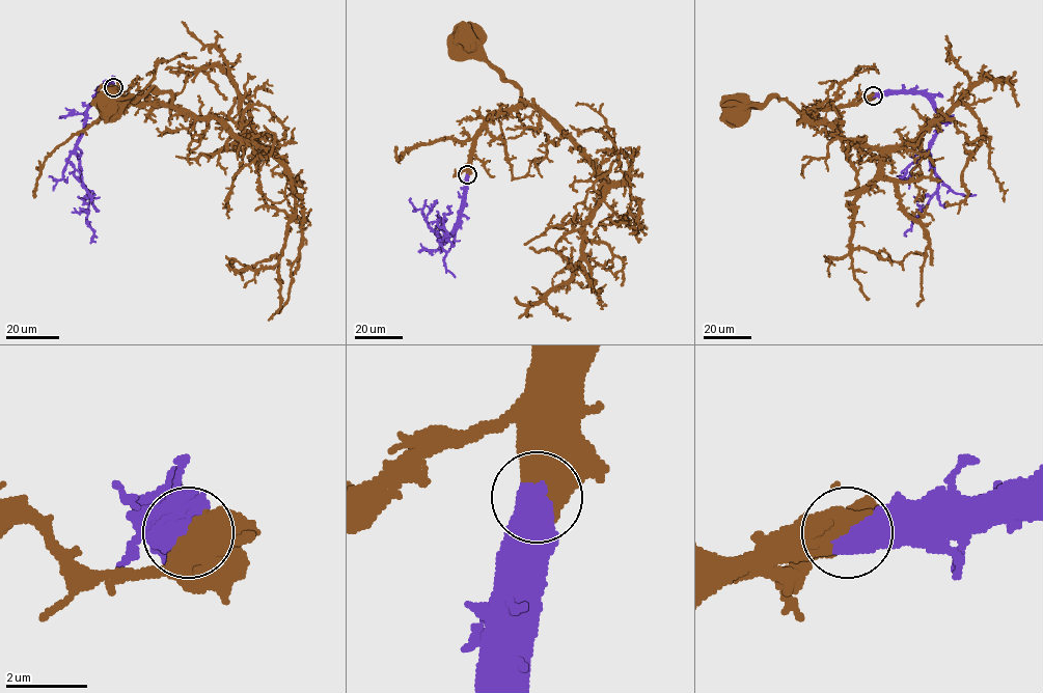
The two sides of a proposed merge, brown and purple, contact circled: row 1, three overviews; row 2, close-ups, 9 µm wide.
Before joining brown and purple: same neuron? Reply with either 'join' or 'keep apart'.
join

